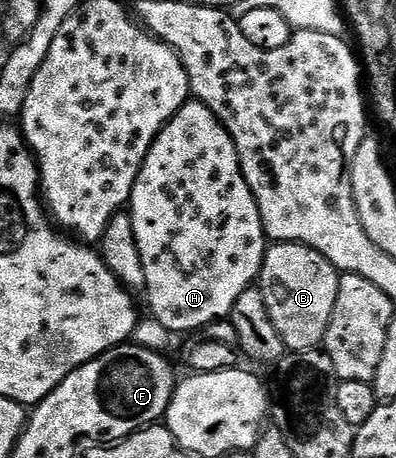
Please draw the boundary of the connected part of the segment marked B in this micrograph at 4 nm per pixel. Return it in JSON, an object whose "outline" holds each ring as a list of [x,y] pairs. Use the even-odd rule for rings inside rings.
{"outline":[[[274,243],[267,246],[260,290],[268,317],[287,352],[313,351],[323,346],[326,330],[332,321],[332,309],[336,309],[339,278],[340,272],[308,245]]]}

